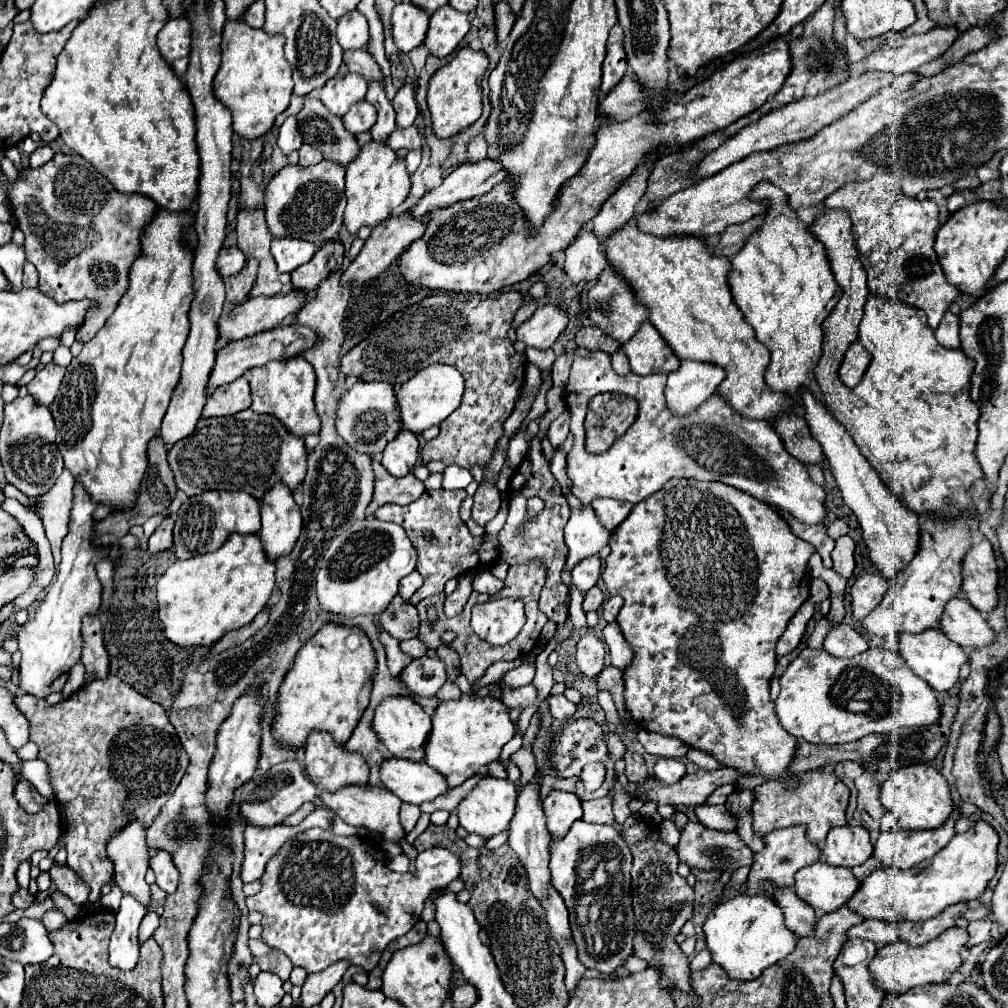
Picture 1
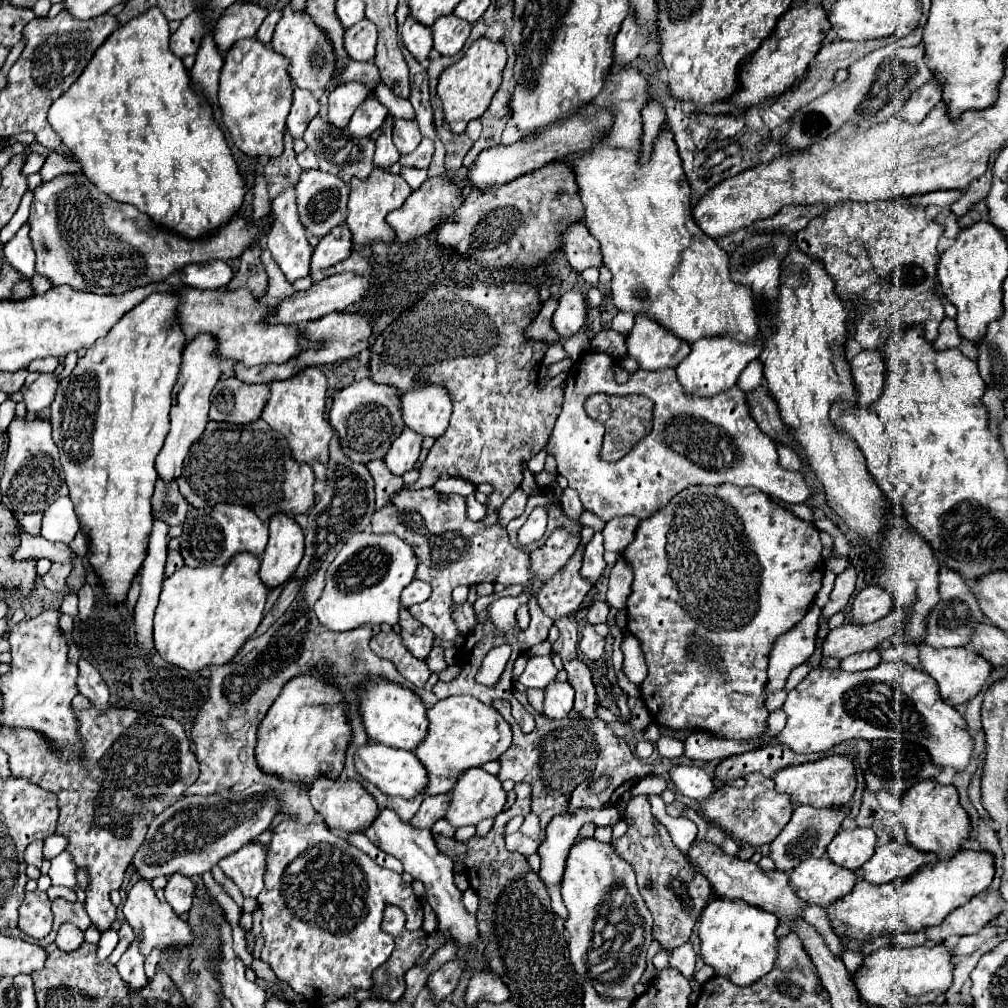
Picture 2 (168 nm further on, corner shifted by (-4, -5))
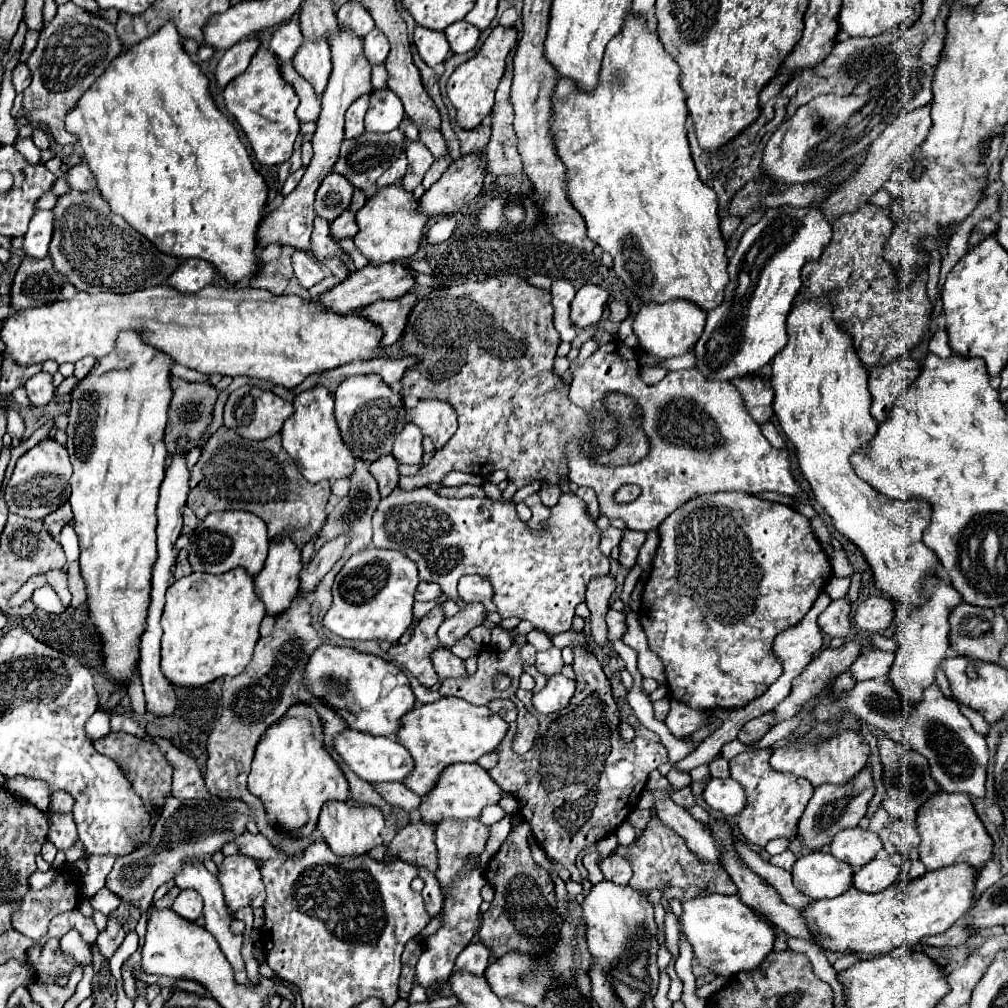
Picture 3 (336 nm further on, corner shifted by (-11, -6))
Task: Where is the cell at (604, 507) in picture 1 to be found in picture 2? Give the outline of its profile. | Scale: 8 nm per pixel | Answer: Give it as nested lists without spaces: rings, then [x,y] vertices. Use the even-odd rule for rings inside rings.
[[[613,518],[611,522],[605,524],[603,536],[605,536],[605,550],[611,550],[615,554],[623,554],[629,542],[635,538],[639,520],[637,518]]]

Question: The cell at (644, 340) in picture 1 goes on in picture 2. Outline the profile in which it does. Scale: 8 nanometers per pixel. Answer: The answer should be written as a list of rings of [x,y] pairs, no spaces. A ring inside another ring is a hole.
[[[643,312],[635,314],[635,326],[627,334],[627,352],[643,370],[675,368],[689,354],[689,348],[689,342],[677,338],[653,318]]]

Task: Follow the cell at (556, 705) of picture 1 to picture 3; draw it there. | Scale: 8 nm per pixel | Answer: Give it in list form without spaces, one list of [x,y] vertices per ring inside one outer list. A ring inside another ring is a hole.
[[[558,673],[558,675],[548,677],[548,685],[542,691],[534,693],[532,703],[544,715],[556,713],[556,711],[568,707],[574,691],[576,691],[576,683],[566,679],[562,673]]]

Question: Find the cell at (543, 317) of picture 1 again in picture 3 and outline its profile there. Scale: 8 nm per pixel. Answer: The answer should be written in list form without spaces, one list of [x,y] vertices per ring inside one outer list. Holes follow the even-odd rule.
[[[584,285],[576,291],[576,297],[570,303],[570,319],[576,329],[586,329],[598,325],[608,293],[598,285]]]

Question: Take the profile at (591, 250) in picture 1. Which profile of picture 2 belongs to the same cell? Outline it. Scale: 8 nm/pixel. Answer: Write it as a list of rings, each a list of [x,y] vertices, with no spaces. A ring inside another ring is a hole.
[[[583,222],[569,224],[567,230],[561,234],[561,242],[563,242],[563,252],[573,270],[583,272],[591,266],[597,266],[597,268],[603,266],[597,240],[589,234]]]

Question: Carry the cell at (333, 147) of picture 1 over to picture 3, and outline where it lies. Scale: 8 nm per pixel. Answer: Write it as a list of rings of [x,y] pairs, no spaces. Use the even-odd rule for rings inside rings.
[[[400,129],[390,133],[362,133],[358,139],[342,141],[340,159],[334,163],[332,171],[344,175],[354,185],[354,189],[364,191],[366,195],[374,195],[378,177],[400,157],[400,151],[404,151],[404,133]]]

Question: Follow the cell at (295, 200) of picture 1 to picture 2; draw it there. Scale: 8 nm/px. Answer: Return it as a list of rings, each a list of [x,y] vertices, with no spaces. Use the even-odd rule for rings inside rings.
[[[307,170],[301,174],[295,190],[297,190],[297,206],[299,206],[301,224],[309,232],[313,232],[315,238],[323,238],[331,228],[345,222],[349,186],[345,182],[341,182],[341,178],[337,178],[333,174],[325,174],[321,170]]]

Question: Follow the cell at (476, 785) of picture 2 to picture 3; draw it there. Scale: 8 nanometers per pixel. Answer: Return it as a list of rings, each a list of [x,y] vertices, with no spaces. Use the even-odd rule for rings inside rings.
[[[456,763],[444,769],[444,775],[440,777],[438,785],[424,799],[426,801],[422,801],[418,809],[424,821],[432,823],[440,823],[442,819],[464,821],[464,819],[478,819],[482,809],[488,805],[498,805],[502,799],[502,791],[498,783],[488,775],[488,771],[482,769],[478,763]]]

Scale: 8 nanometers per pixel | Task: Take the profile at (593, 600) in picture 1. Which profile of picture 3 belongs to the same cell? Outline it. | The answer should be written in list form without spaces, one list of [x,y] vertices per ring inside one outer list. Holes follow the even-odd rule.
[[[608,609],[606,613],[606,625],[608,625],[608,639],[620,639],[626,631],[626,615],[616,609]]]

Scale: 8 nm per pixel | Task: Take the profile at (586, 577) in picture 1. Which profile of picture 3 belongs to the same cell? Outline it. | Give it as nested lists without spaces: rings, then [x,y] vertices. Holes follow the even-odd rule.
[[[608,527],[606,531],[602,531],[602,543],[600,543],[600,551],[602,551],[602,555],[610,557],[612,549],[620,543],[620,539],[622,539],[622,531],[620,531],[620,529]]]

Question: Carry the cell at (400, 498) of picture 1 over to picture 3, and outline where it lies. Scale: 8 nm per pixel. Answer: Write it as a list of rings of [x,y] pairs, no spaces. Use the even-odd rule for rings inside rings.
[[[392,455],[380,457],[376,463],[370,463],[370,473],[378,481],[378,489],[382,497],[388,497],[398,487],[398,461]]]

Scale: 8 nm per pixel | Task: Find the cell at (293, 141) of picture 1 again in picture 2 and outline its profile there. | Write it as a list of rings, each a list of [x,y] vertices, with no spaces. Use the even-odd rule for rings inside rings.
[[[297,88],[293,90],[293,106],[291,106],[291,114],[287,116],[287,130],[291,132],[291,136],[297,140],[303,136],[303,132],[307,130],[307,124],[319,114],[319,100],[313,92]]]

